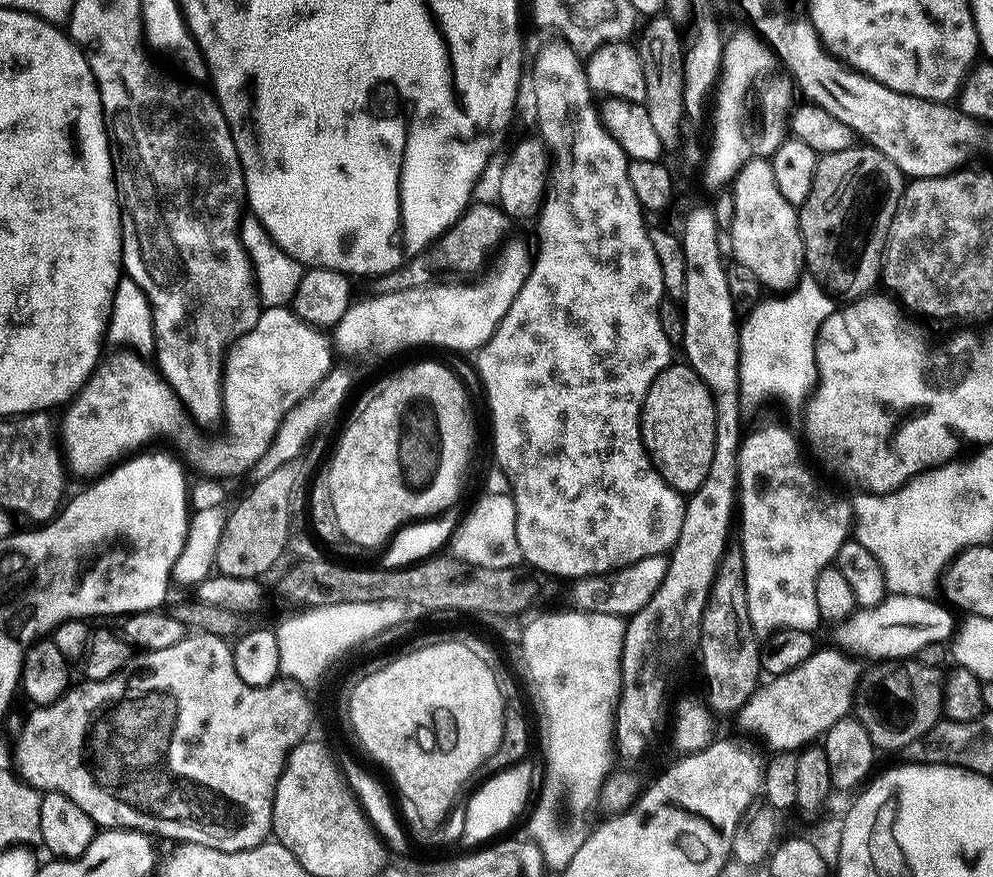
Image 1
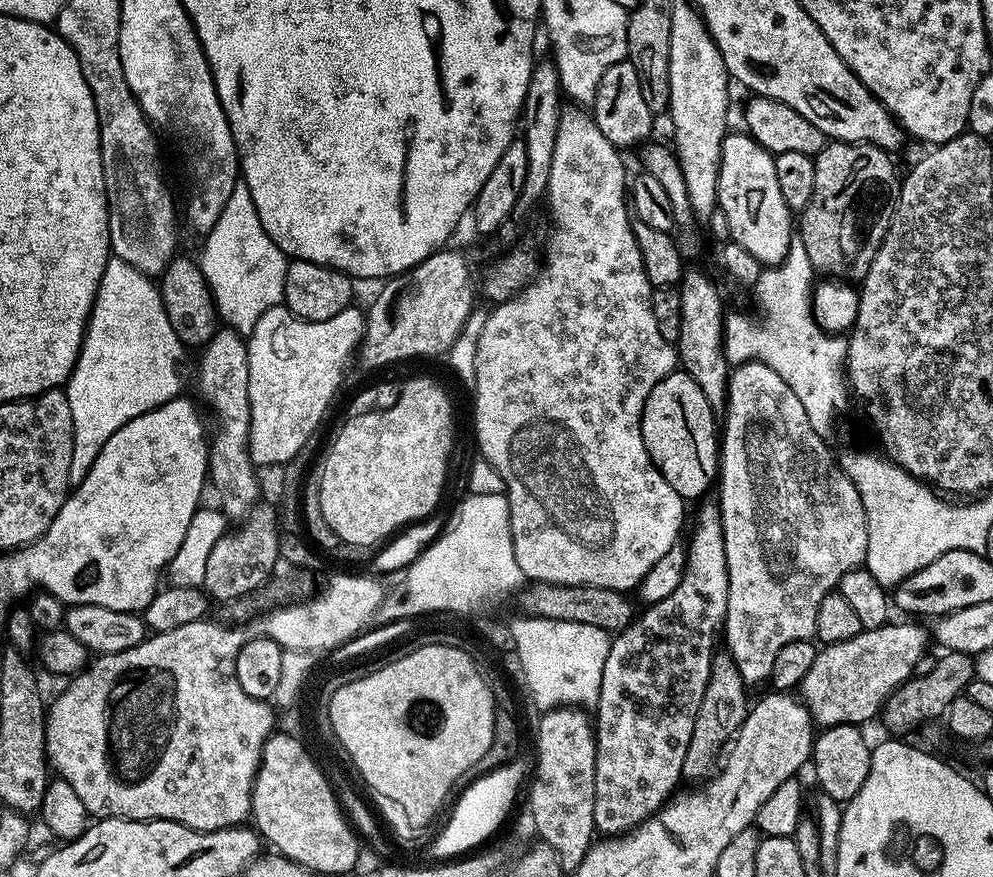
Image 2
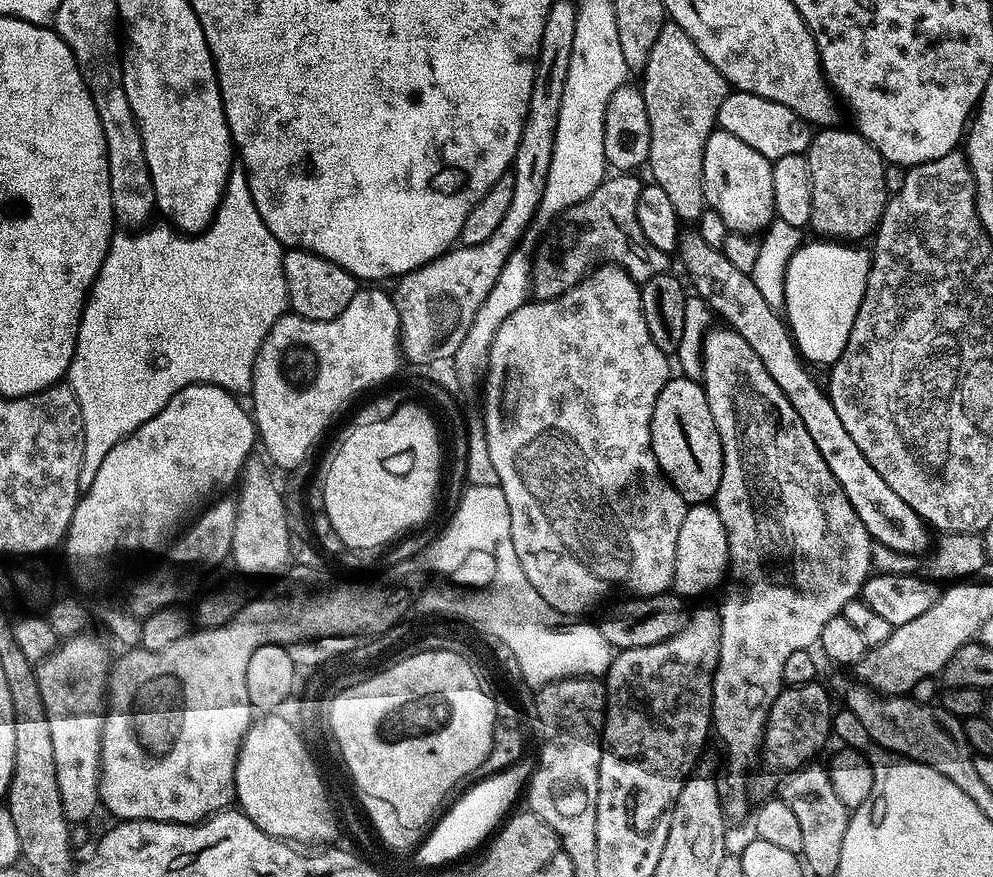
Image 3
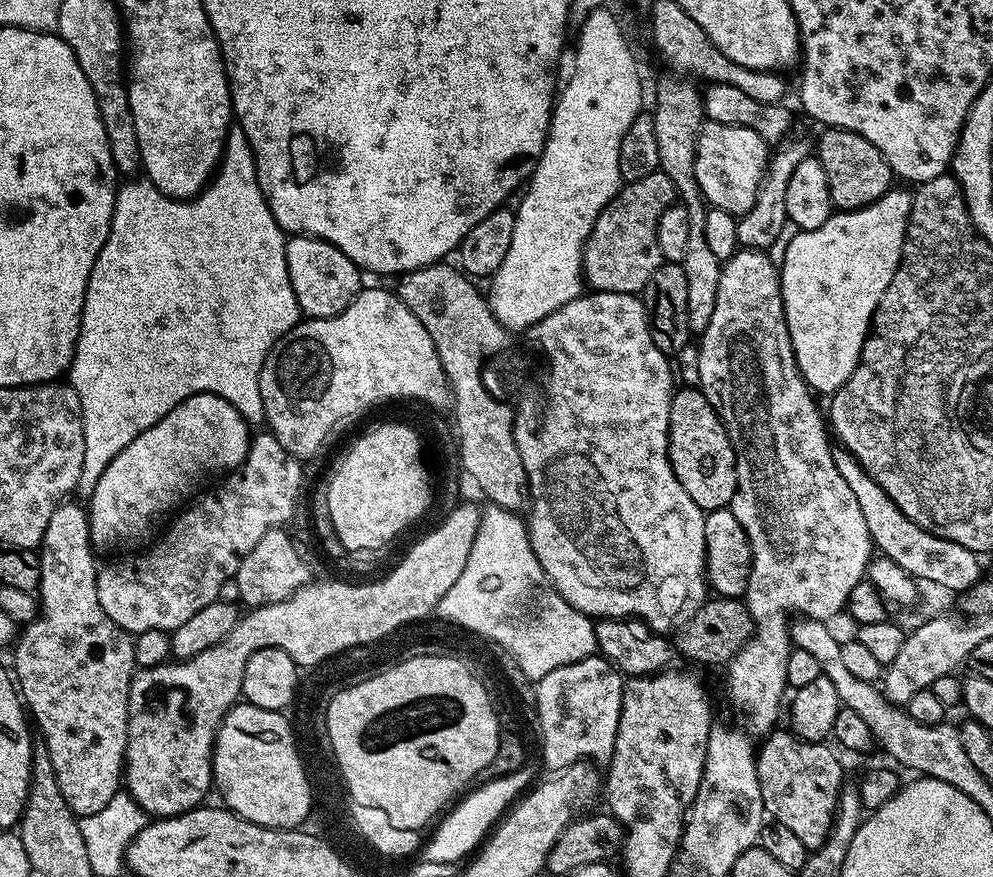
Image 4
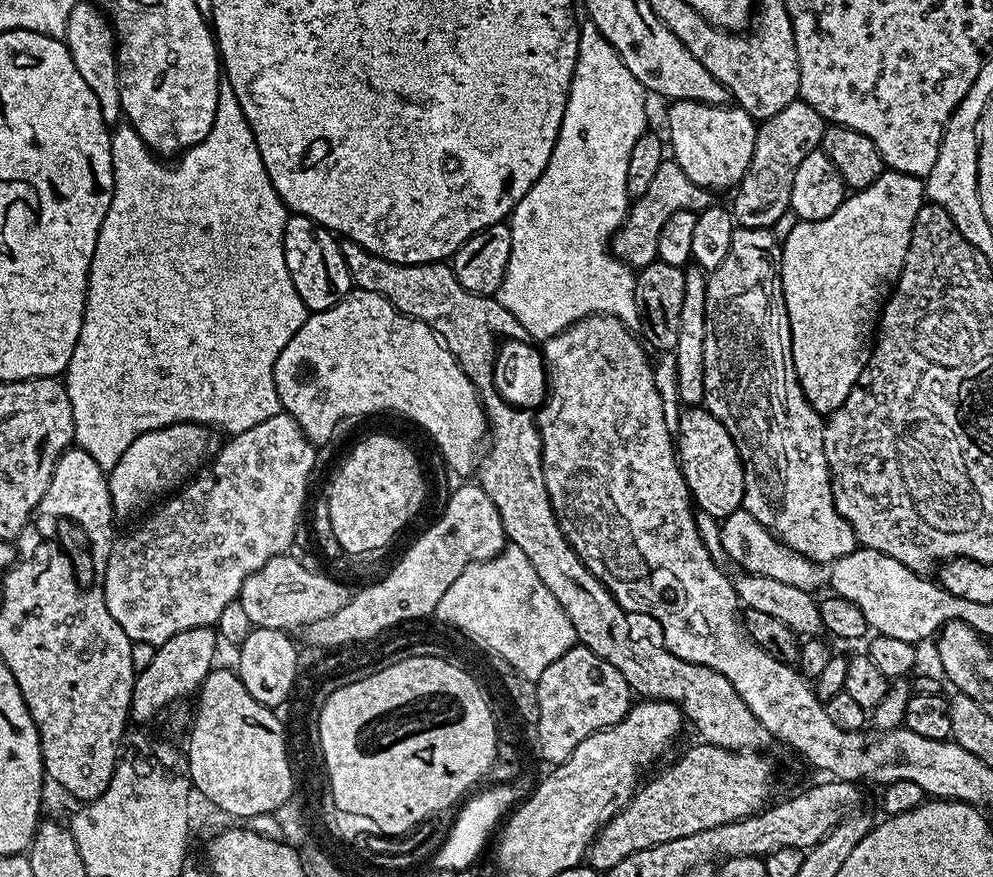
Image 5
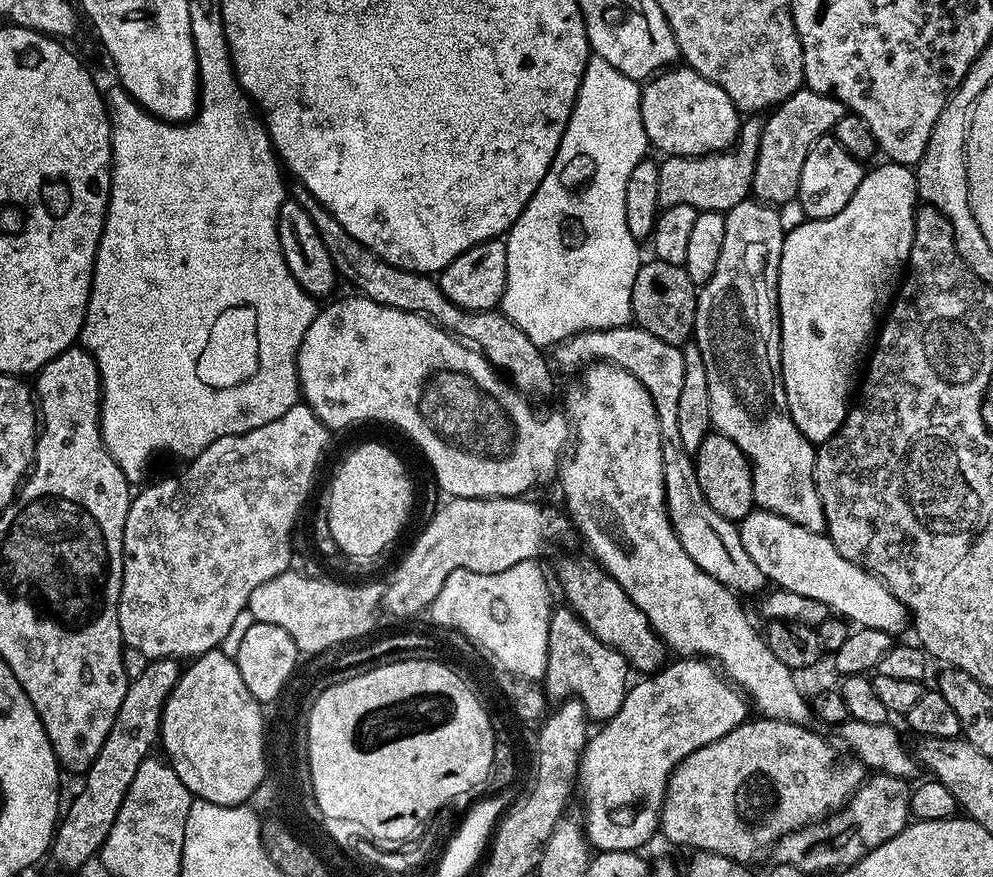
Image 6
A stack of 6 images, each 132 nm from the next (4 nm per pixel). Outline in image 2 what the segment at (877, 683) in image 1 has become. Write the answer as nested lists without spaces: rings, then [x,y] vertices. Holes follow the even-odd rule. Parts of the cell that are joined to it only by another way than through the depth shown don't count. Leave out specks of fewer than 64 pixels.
[[[945,651],[939,657],[937,666],[925,677],[913,676],[899,688],[895,688],[882,709],[882,721],[889,728],[889,733],[904,734],[919,729],[932,722],[935,716],[943,717],[948,711],[950,702],[967,689],[968,683],[974,679],[974,660],[964,652]]]

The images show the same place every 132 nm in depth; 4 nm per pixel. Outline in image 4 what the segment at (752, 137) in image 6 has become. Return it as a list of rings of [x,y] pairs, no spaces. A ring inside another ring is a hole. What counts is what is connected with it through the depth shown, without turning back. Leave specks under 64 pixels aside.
[[[659,170],[646,174],[646,178],[625,183],[616,197],[598,214],[588,241],[584,244],[583,283],[593,292],[643,293],[646,282],[650,282],[650,274],[654,274],[654,270],[665,263],[658,246],[658,218],[662,218],[662,210],[677,203],[677,200],[674,182],[670,182],[670,178],[666,178],[666,174]]]

